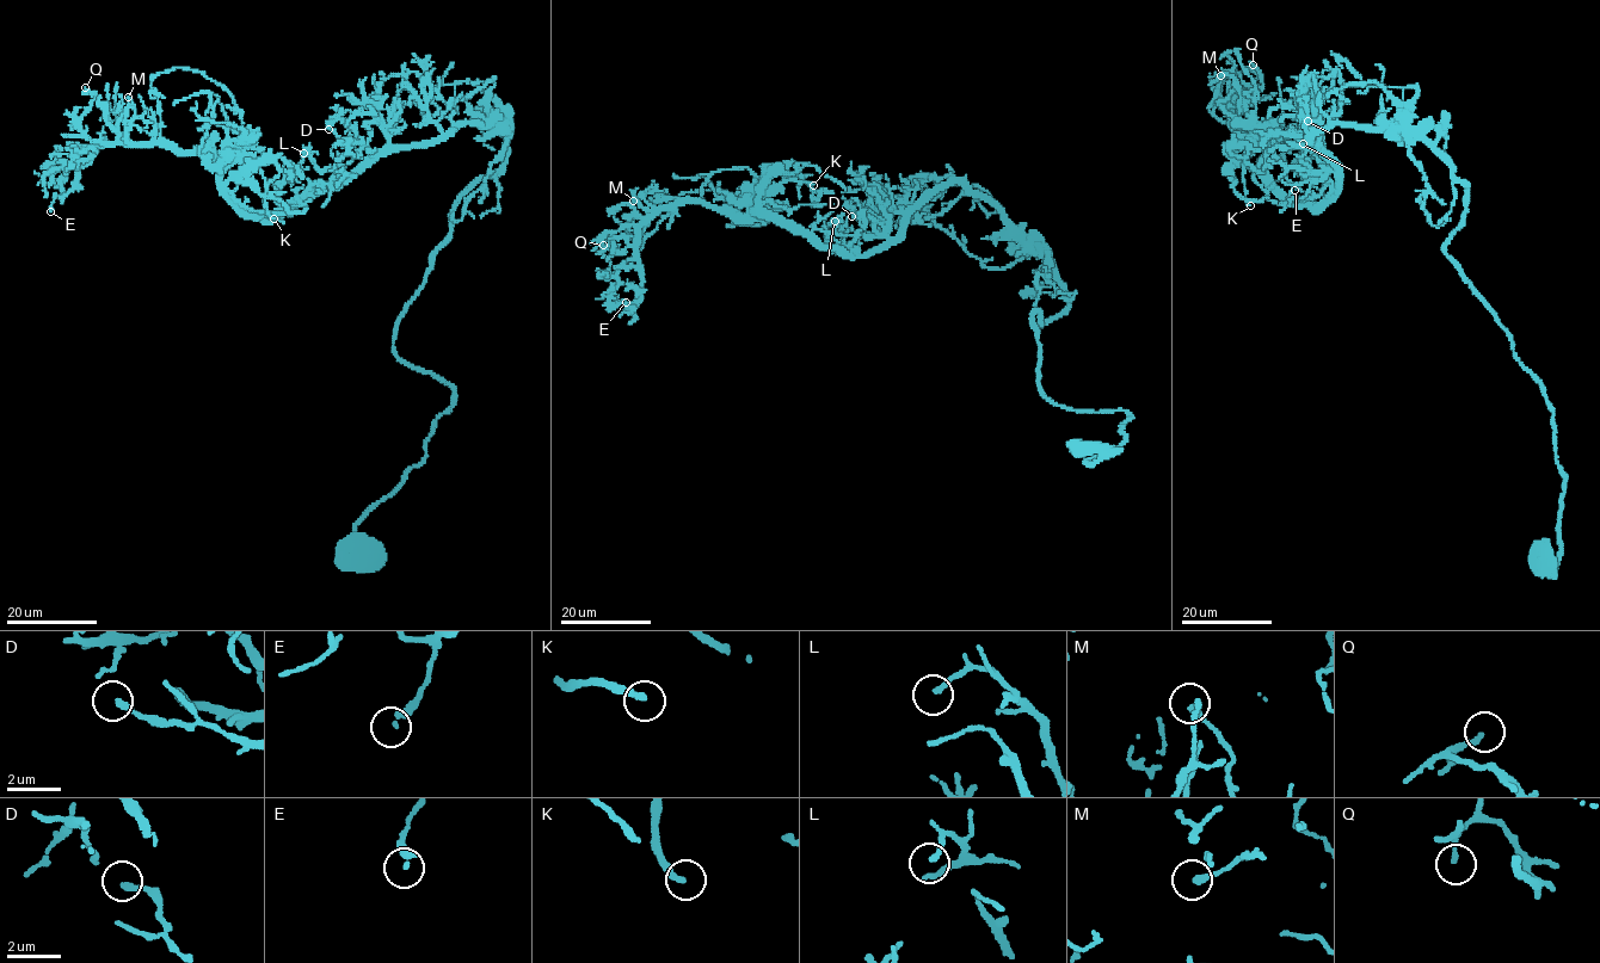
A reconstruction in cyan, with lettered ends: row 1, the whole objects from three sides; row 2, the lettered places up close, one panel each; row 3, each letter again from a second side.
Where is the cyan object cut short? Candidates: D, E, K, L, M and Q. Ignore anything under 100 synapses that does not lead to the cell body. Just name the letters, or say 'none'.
none

